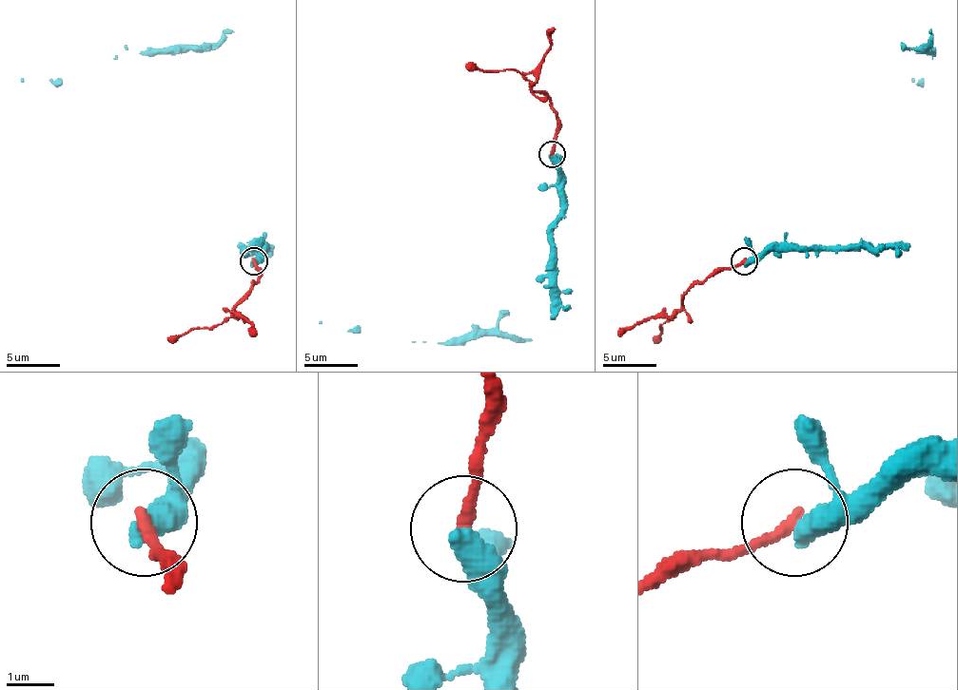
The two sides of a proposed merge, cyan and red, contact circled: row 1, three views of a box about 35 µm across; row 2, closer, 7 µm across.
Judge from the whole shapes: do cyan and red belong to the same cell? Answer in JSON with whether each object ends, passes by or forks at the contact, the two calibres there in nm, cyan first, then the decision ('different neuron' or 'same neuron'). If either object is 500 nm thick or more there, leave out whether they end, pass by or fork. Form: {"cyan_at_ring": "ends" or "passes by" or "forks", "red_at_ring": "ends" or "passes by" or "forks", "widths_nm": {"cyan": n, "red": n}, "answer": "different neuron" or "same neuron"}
{"widths_nm": {"cyan": 550, "red": 260}, "answer": "different neuron"}

